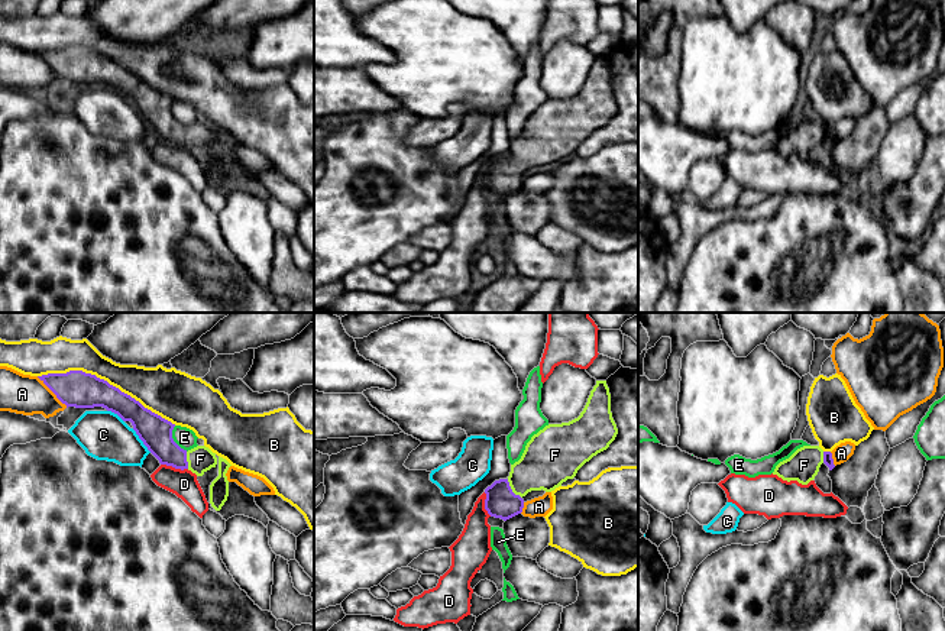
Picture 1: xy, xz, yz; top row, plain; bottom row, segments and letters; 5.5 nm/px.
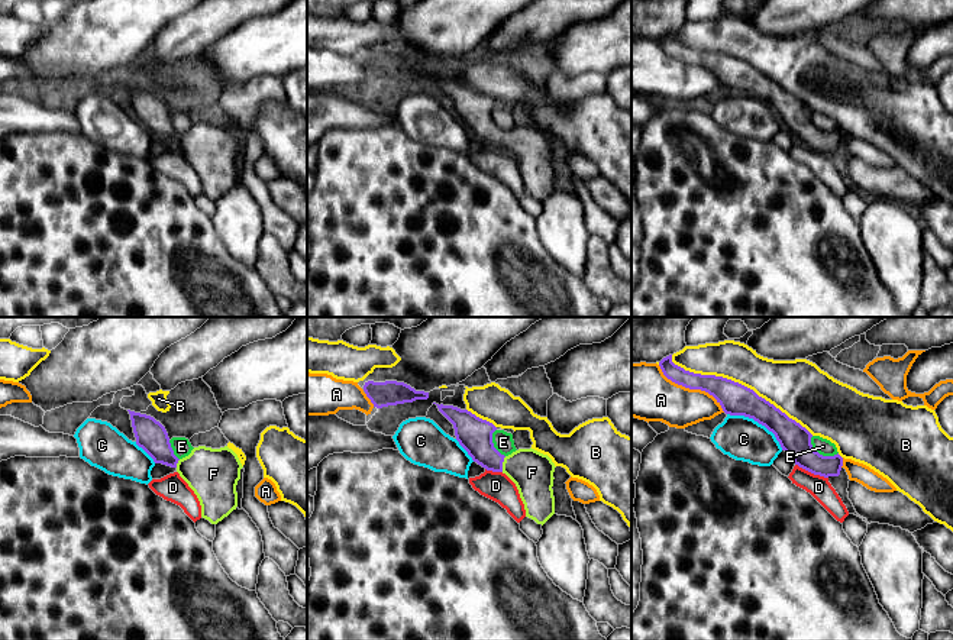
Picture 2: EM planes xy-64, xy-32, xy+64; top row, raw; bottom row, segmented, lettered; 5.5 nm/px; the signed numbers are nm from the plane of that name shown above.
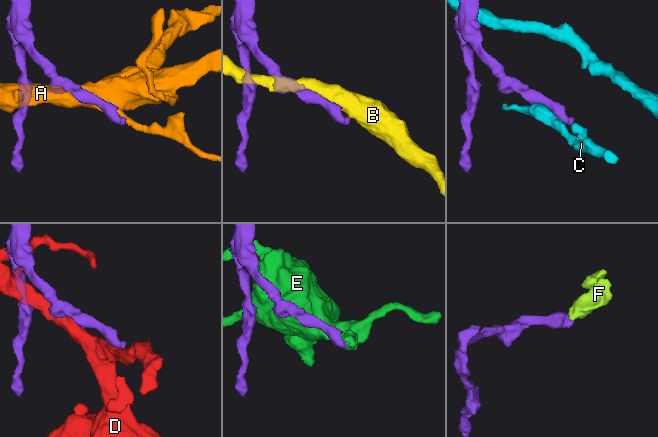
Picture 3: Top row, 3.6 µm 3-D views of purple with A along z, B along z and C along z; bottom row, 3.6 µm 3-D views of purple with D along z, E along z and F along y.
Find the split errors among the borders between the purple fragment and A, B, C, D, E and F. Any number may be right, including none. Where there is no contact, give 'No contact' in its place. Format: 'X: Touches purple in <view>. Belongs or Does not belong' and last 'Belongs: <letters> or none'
A: Touches purple in xy. Does not belong
B: Touches purple in xy. Does not belong
C: Touches purple in xy. Does not belong
D: Touches purple in xy. Does not belong
E: Touches purple in xy. Does not belong
F: Touches purple in xz. Belongs
Belongs: F

